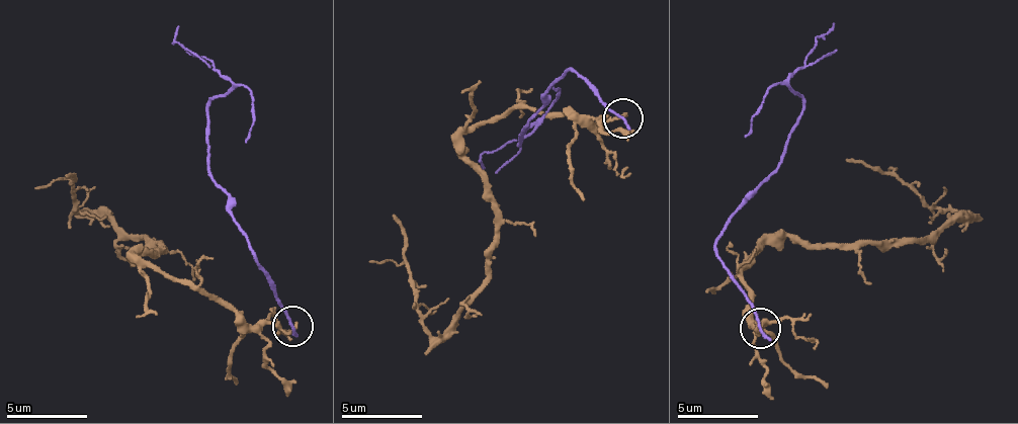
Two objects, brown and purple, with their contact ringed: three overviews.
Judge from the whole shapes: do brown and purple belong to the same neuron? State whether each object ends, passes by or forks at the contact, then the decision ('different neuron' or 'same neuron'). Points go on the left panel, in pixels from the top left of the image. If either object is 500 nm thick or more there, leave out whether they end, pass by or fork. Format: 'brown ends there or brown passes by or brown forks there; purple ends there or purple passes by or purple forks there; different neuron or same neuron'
brown ends there; purple ends there; different neuron

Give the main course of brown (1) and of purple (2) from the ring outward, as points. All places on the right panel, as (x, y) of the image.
1: (757, 327), (741, 274), (767, 240), (918, 241), (967, 218), (847, 159)
2: (761, 327), (716, 243), (779, 165), (803, 101), (790, 80), (832, 21)

